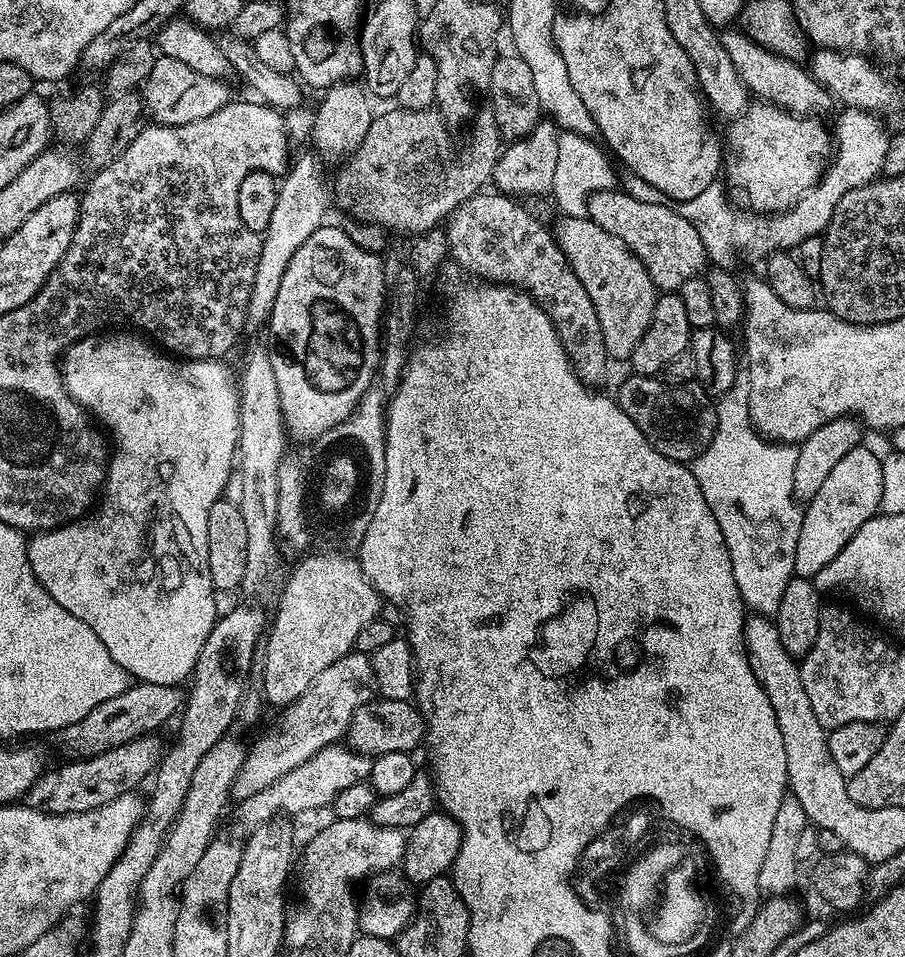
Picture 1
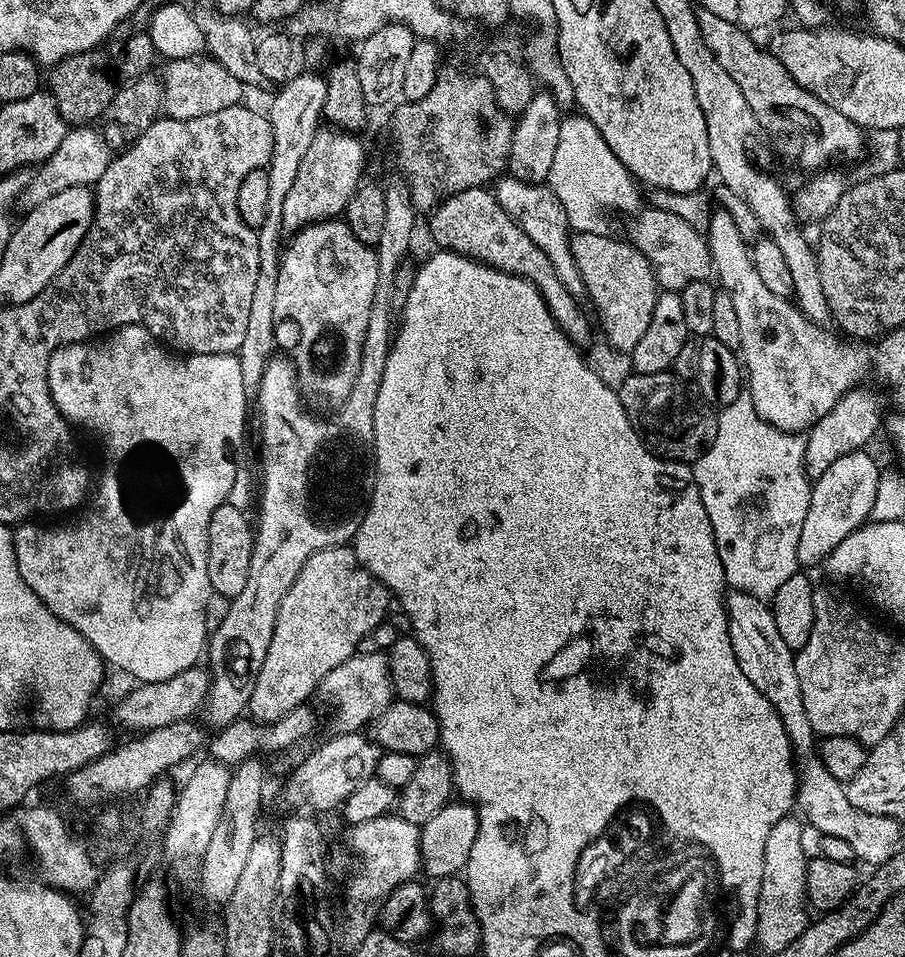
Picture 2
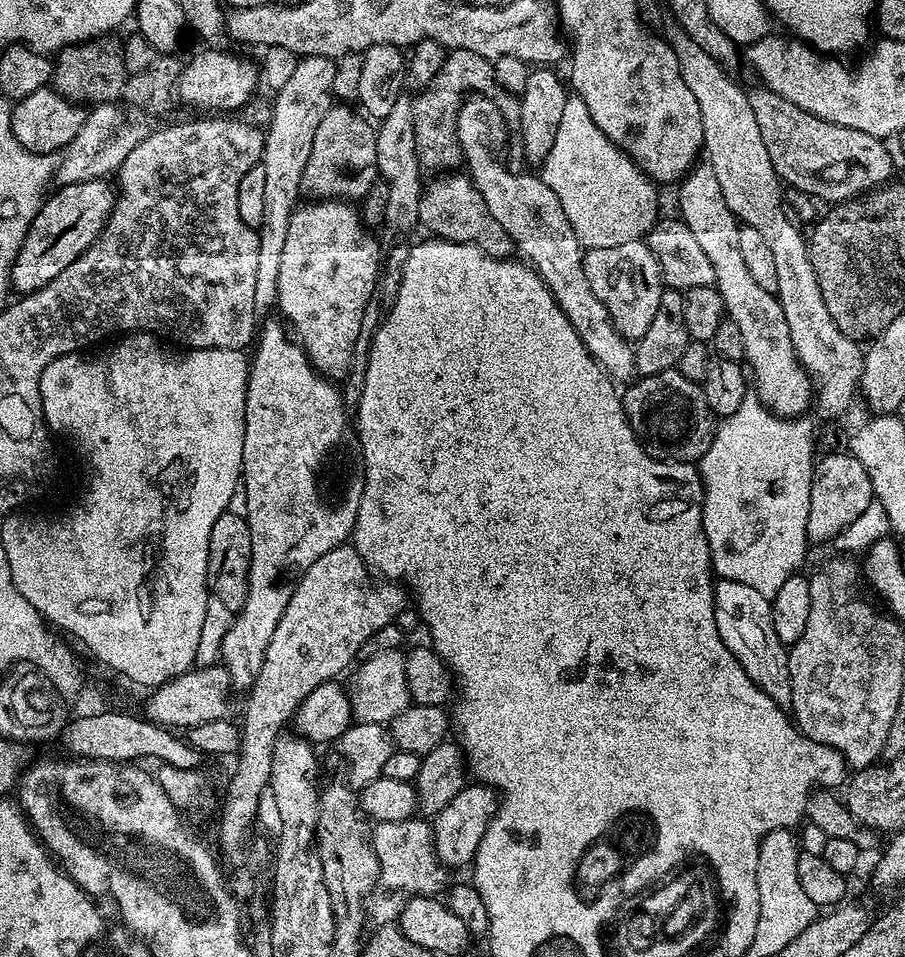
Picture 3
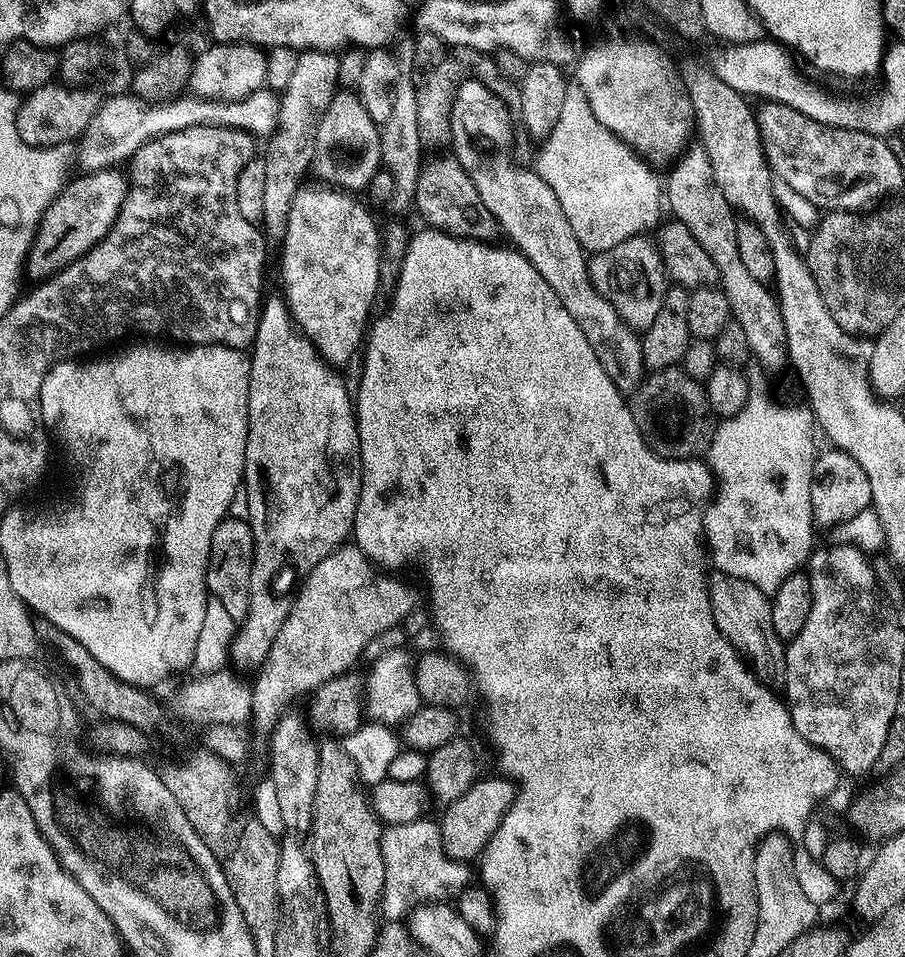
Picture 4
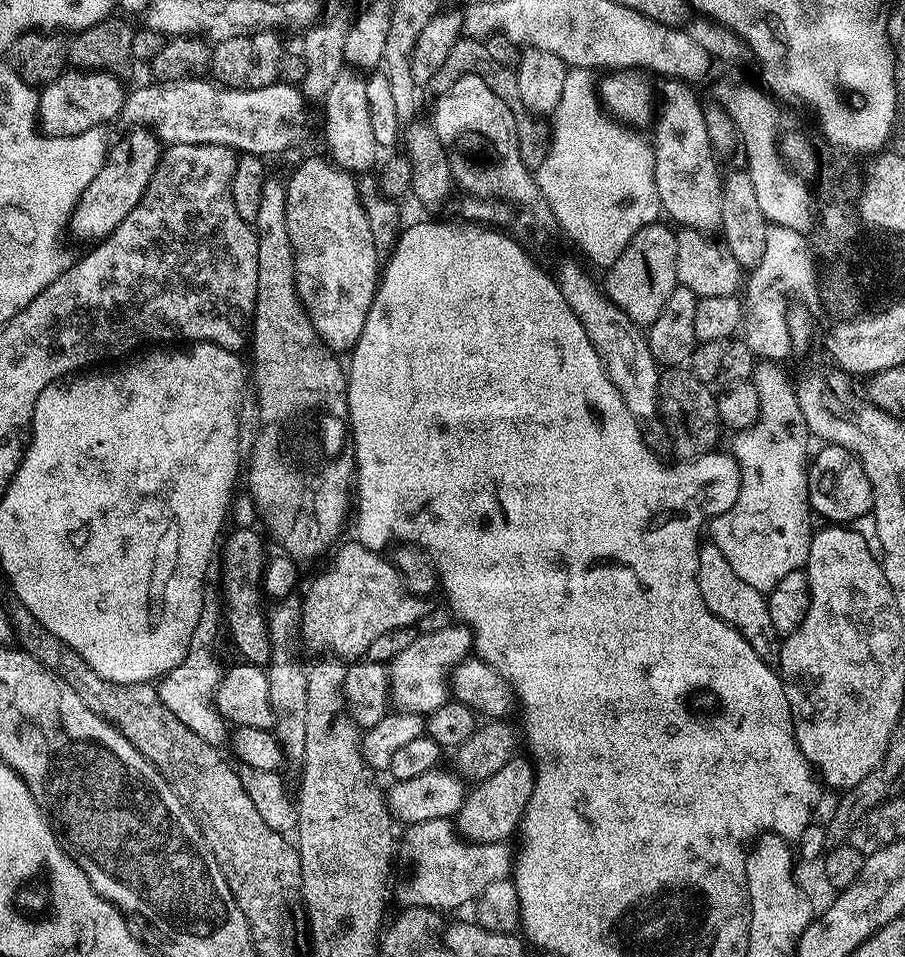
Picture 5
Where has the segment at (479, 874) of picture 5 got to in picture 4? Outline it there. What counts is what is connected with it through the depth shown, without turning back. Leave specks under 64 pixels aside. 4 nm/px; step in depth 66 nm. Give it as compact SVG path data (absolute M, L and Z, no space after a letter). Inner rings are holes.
M428 819L402 822L402 826L390 824L384 828L382 858L386 878L384 892L380 896L380 910L385 921L403 921L419 904L455 901L469 887L469 865L446 854L439 823L435 819Z

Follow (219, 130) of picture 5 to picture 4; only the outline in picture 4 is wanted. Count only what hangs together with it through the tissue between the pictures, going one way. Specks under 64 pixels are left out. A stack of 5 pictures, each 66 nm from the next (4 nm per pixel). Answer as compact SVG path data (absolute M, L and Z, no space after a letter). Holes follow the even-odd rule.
M261 90L259 92L255 92L254 94L250 94L246 98L242 98L241 100L205 100L203 96L197 96L195 94L181 94L170 100L161 100L159 102L153 102L150 100L143 100L141 96L135 94L112 94L107 97L101 103L100 110L98 114L94 116L92 121L90 122L90 126L84 132L83 136L80 137L78 141L78 162L84 166L83 171L85 173L90 172L101 172L104 168L115 168L117 166L123 165L123 160L127 161L129 158L132 158L136 155L136 151L139 150L143 144L145 144L148 140L157 140L159 136L166 136L170 134L174 134L178 131L184 131L187 128L232 128L236 129L239 132L247 132L249 136L253 138L259 138L259 136L264 136L263 138L268 138L275 133L275 130L280 125L280 97L277 93L271 90Z

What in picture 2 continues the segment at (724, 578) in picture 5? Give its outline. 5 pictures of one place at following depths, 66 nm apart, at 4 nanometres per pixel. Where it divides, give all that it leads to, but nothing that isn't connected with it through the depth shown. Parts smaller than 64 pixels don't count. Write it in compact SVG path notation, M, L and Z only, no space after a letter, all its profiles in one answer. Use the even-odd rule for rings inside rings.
M733 591L727 593L726 607L730 646L734 650L734 658L738 658L738 666L742 666L742 674L746 674L746 678L750 678L750 682L754 682L754 686L758 686L761 694L772 703L774 710L778 710L795 755L810 755L818 737L810 726L810 718L806 718L806 706L802 704L802 686L798 686L794 649L786 646L778 635L771 607L750 594Z

